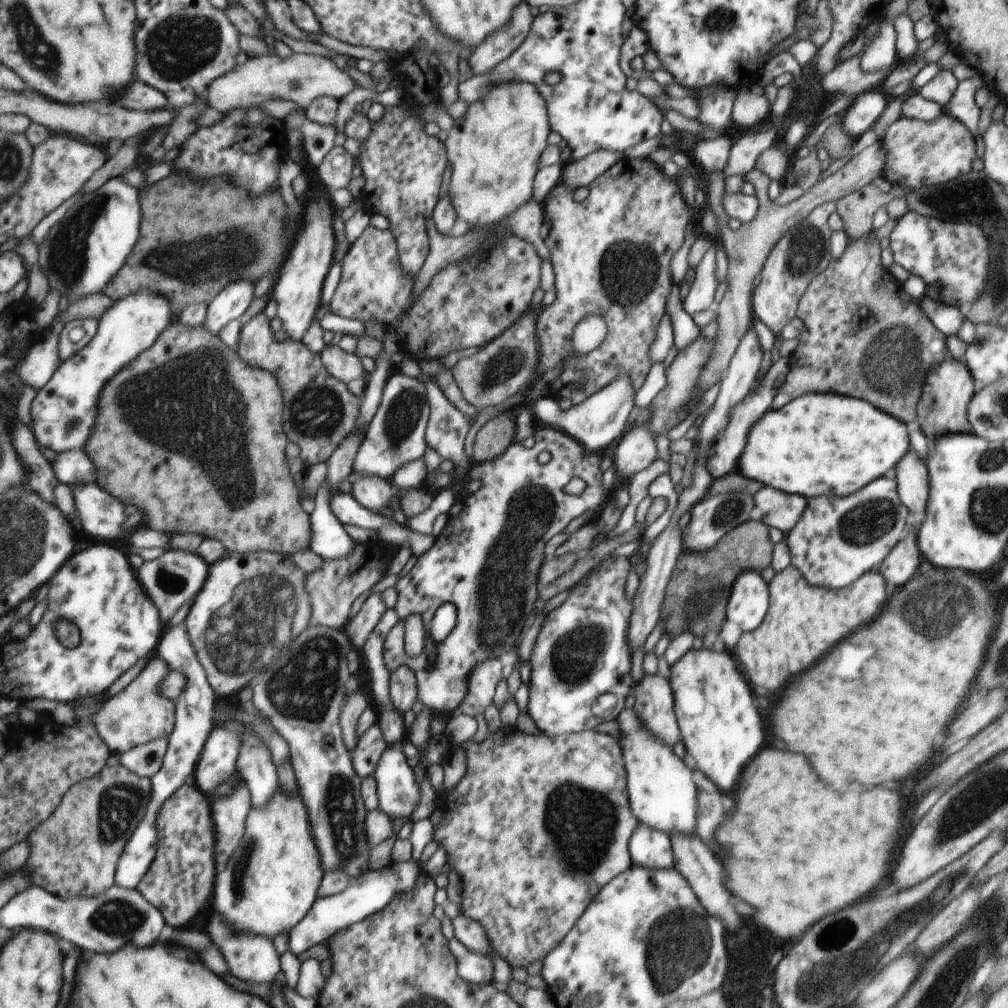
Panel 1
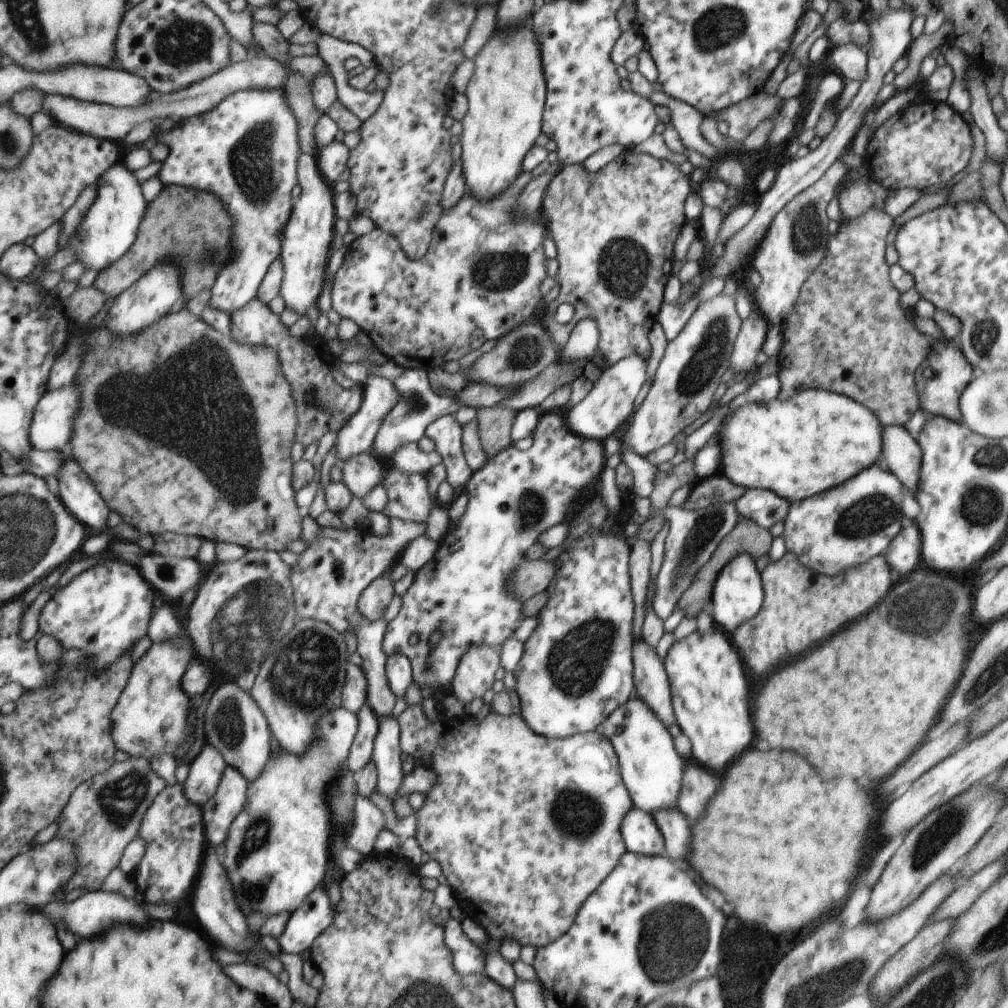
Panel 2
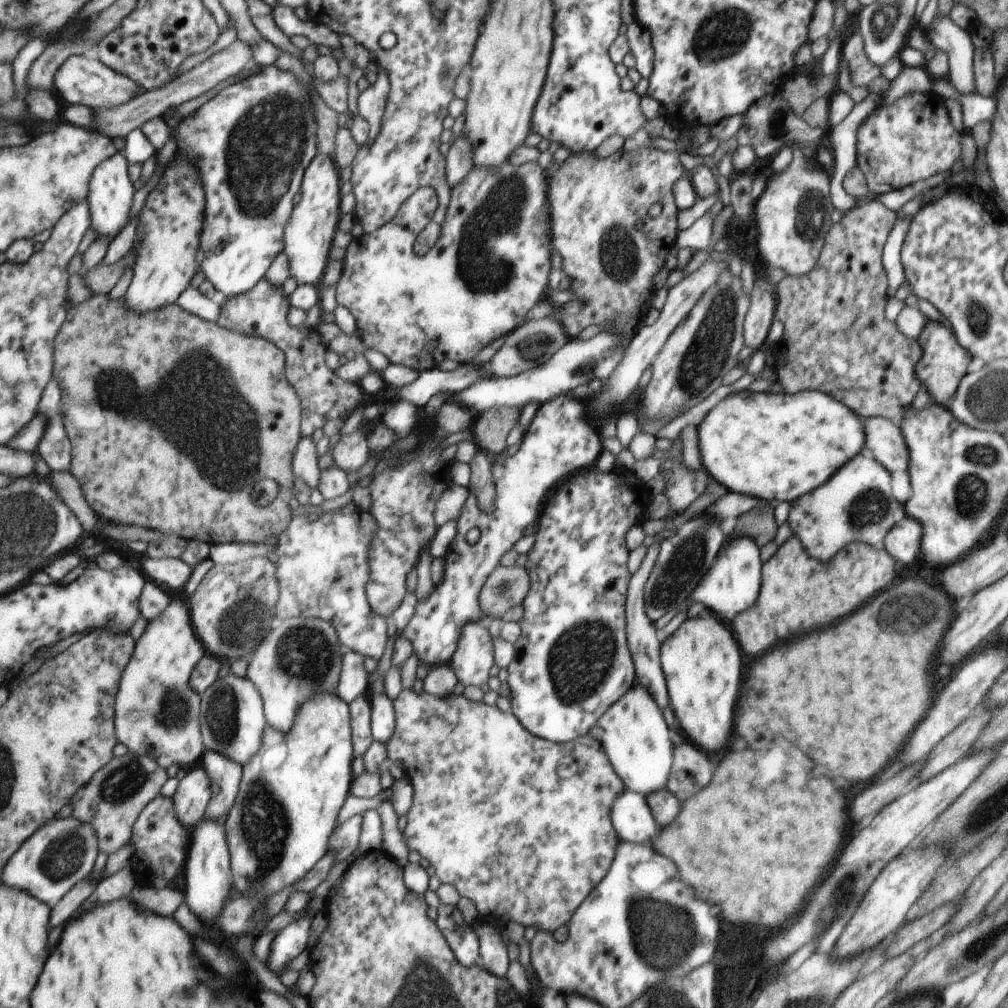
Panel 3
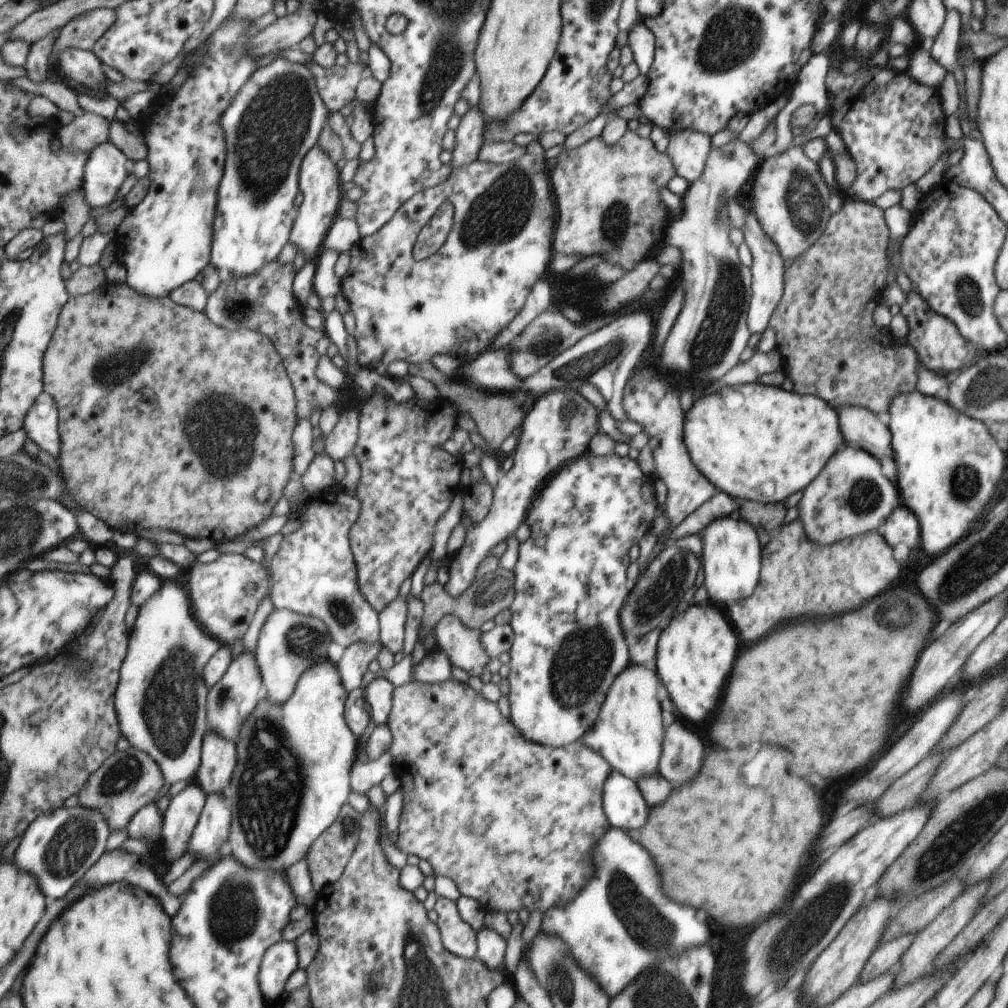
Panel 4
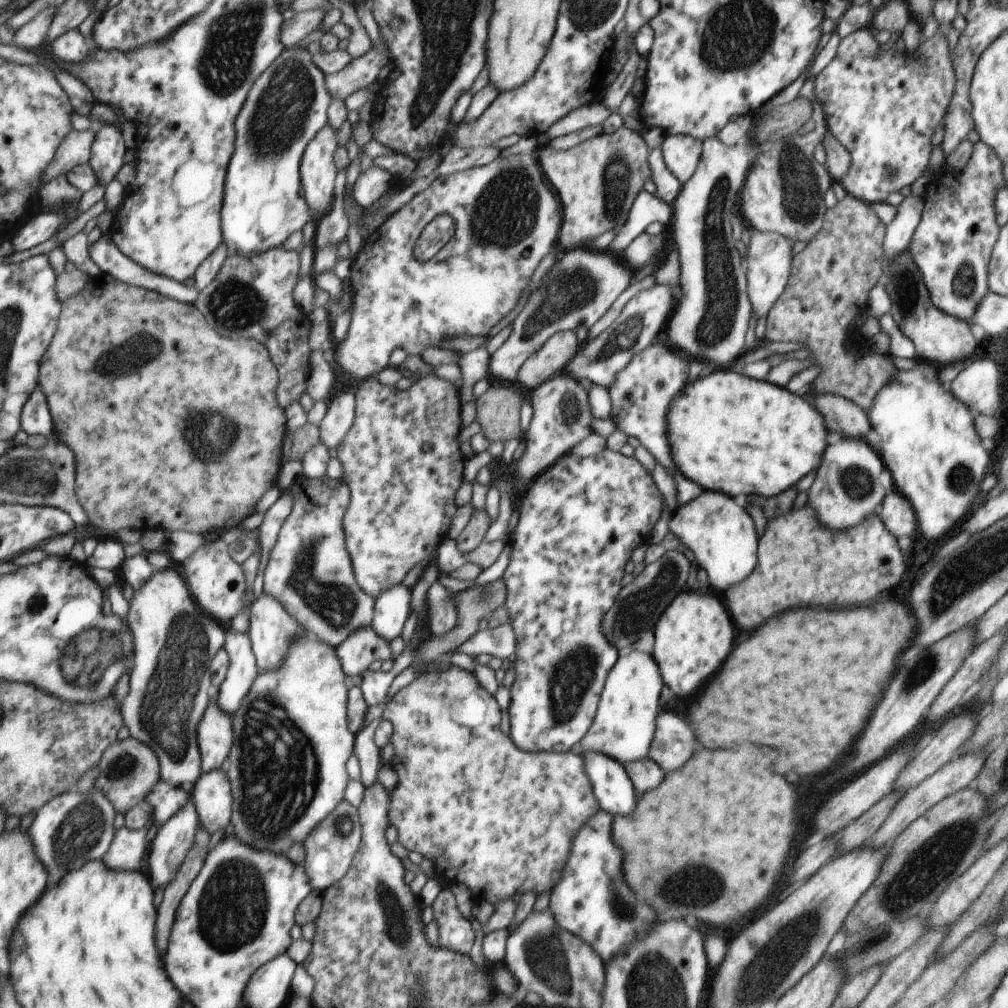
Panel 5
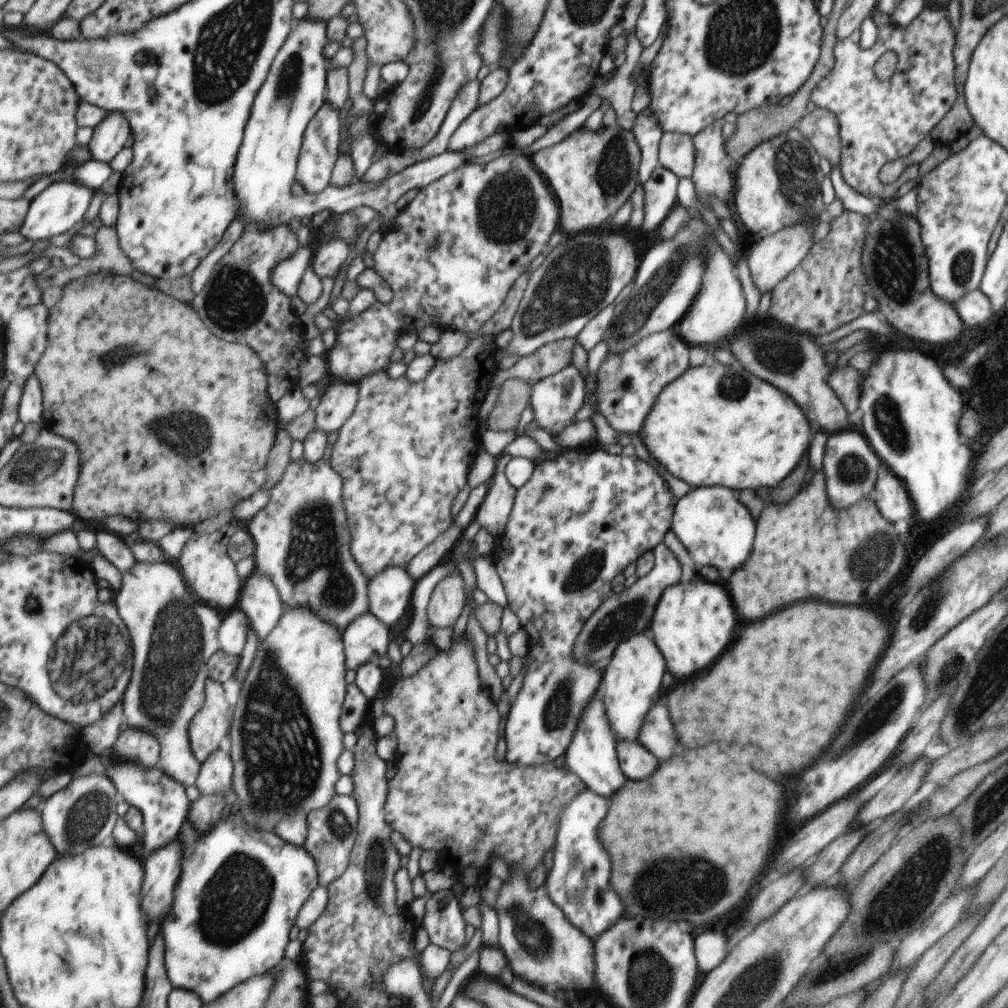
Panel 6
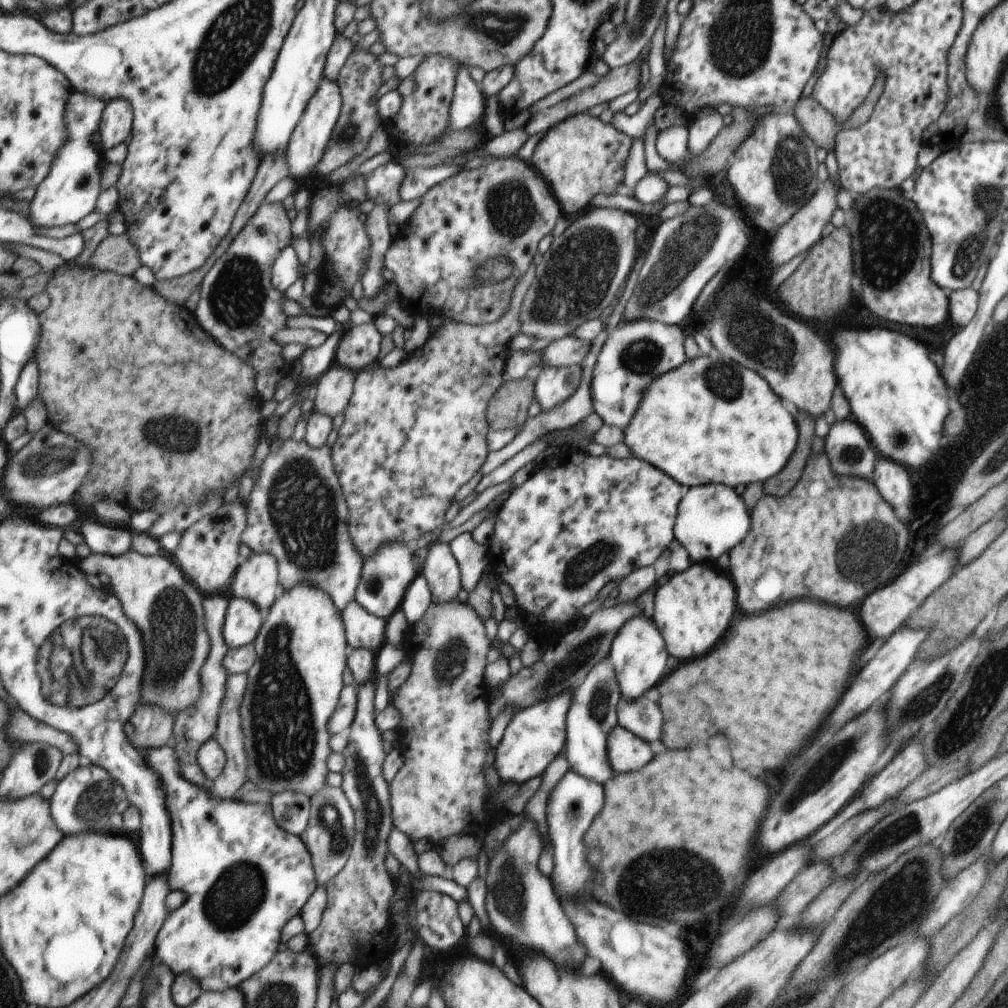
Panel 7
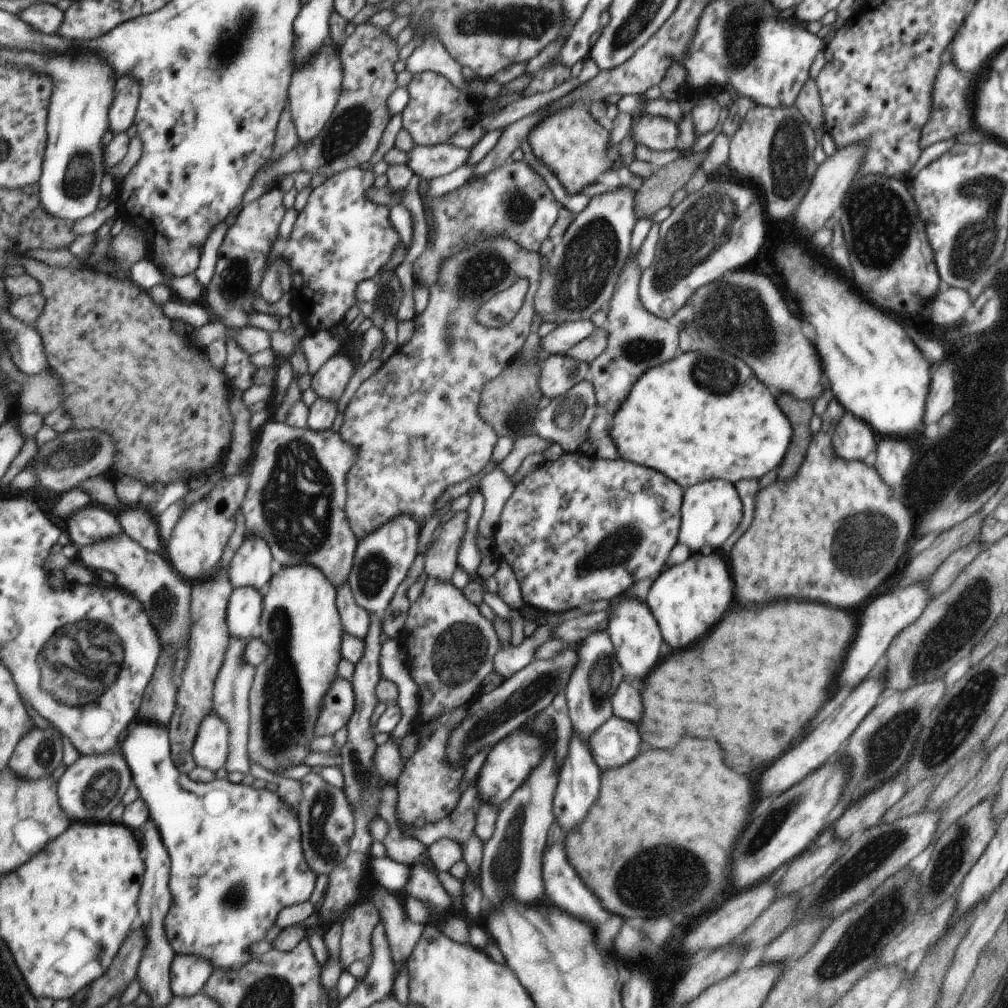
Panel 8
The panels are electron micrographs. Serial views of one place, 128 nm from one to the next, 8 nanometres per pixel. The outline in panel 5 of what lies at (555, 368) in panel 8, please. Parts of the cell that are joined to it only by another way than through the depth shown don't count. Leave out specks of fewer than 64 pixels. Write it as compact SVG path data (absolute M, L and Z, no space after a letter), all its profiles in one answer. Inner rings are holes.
M559 373L532 389L533 414L530 428L524 436L526 448L520 460L512 465L511 475L508 477L513 487L513 503L519 502L521 496L546 468L556 464L562 456L582 442L588 434L592 434L591 404L588 404L586 390L568 374Z

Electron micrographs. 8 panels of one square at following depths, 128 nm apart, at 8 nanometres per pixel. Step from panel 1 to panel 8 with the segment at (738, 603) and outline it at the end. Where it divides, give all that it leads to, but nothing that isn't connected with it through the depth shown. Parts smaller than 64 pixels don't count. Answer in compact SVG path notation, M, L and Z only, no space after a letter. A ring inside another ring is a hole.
M704 482L694 484L684 492L682 504L682 522L680 523L679 542L691 548L691 552L700 550L720 550L720 546L734 534L742 522L742 502L728 482Z

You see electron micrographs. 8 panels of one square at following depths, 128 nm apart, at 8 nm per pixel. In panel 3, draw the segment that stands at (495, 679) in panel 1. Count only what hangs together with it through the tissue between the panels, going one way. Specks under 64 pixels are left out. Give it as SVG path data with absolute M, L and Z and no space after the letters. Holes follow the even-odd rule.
M471 623L461 633L461 640L457 652L453 655L450 668L456 676L457 682L464 687L481 687L491 679L490 669L494 666L494 644L486 624Z

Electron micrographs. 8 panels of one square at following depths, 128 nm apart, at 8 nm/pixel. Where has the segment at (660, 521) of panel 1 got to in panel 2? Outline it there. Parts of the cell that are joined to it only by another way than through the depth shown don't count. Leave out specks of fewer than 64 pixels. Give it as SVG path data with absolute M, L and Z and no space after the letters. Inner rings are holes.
M622 448L622 461L634 474L633 492L638 496L649 497L654 490L654 478L656 478L656 465L650 464L645 457L640 457L632 448Z

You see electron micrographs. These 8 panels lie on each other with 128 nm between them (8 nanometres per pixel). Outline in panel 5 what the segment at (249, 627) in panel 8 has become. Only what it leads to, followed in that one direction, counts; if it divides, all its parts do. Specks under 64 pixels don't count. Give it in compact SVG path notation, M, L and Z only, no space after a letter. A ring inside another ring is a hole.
M227 628L226 650L230 654L231 667L220 693L220 706L228 714L236 714L242 708L244 698L252 692L261 669L258 656L249 633Z

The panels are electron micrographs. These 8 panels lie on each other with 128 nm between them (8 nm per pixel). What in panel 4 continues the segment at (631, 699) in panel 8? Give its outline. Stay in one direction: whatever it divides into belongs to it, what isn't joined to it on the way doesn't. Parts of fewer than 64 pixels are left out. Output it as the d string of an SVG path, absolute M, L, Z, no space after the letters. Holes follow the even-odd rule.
M680 721L671 722L668 732L668 756L664 756L664 772L660 772L674 788L690 782L702 768L704 762L704 744L702 740Z

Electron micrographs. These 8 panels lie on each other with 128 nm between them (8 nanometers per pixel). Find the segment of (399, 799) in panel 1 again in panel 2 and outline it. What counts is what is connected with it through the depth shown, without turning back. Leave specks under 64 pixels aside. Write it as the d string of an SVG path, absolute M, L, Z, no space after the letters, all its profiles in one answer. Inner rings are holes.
M392 714L380 718L380 730L375 739L375 759L377 768L377 791L388 801L398 794L404 780L402 770L402 749L400 746L400 727Z

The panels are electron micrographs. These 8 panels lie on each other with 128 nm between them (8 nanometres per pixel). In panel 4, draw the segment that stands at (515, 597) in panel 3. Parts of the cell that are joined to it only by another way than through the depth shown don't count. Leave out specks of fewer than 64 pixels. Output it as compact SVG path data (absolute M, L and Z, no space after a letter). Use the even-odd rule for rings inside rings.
M498 567L494 572L485 574L472 582L460 596L450 596L445 586L439 584L438 581L432 582L423 588L421 593L421 600L424 603L424 614L422 616L422 623L420 632L428 632L436 626L436 623L446 615L454 615L463 621L466 628L470 630L478 630L484 622L493 620L494 617L506 608L510 609L510 604L514 600L514 571L513 569L503 569Z

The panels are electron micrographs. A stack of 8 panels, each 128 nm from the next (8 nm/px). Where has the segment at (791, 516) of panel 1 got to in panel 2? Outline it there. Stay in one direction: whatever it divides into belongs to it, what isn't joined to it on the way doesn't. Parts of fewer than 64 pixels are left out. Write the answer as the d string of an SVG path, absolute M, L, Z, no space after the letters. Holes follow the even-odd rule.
M747 489L734 502L741 517L749 518L762 528L772 528L776 522L784 522L788 516L790 502L768 490Z

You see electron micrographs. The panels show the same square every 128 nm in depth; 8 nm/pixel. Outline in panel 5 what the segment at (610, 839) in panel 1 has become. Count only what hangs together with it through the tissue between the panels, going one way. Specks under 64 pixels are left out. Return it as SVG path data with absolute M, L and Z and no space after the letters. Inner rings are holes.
M451 666L447 670L432 670L424 672L416 680L412 680L408 686L400 689L400 692L386 704L382 717L389 720L393 726L391 742L394 746L394 758L389 764L398 774L398 783L389 793L390 824L398 831L398 842L406 850L420 852L423 858L430 858L435 866L436 875L442 876L446 883L464 884L470 889L473 897L486 900L490 904L508 900L516 894L524 892L552 892L558 884L564 871L564 864L568 862L572 840L576 832L601 810L599 800L596 800L595 791L591 780L588 780L587 772L584 772L584 757L574 752L524 752L516 746L515 741L508 734L500 730L500 708L496 700L478 684L472 672Z

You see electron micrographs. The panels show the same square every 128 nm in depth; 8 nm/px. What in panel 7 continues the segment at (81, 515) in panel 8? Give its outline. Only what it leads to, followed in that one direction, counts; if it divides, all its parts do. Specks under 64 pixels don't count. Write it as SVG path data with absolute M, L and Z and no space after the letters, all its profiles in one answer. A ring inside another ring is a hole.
M84 520L84 530L81 531L86 536L86 544L96 554L122 556L133 549L130 528L114 528L101 521Z

